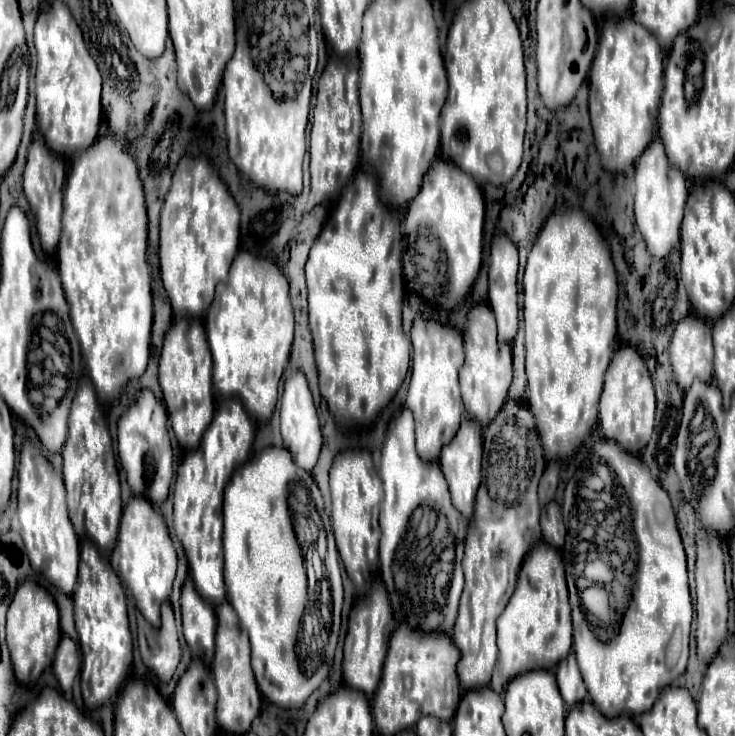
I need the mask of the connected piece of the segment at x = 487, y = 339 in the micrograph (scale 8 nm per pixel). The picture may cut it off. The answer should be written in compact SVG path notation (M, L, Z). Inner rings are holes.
M486 303L474 305L474 309L468 315L468 325L464 331L464 351L466 363L460 371L464 411L470 421L476 421L482 429L486 429L488 423L492 423L492 419L496 417L496 411L500 411L500 407L504 405L504 399L512 383L512 349L508 345L506 349L498 347L496 319Z

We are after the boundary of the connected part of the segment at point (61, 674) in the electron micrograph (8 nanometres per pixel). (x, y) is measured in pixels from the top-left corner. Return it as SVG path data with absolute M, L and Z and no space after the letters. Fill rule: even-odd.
M62 635L62 641L58 645L56 659L54 659L54 675L64 693L70 693L74 677L78 675L78 669L80 669L78 647L68 635Z

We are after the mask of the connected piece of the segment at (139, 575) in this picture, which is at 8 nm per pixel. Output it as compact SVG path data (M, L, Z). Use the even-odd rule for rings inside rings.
M132 497L124 509L118 535L118 553L118 577L122 585L130 589L130 595L144 619L154 629L160 629L160 607L164 601L168 601L176 577L176 551L164 517L144 497Z

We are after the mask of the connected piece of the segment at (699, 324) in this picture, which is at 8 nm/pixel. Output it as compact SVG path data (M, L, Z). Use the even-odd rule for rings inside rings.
M684 317L672 335L670 363L678 387L686 393L694 379L712 381L712 331L710 325L696 317Z

